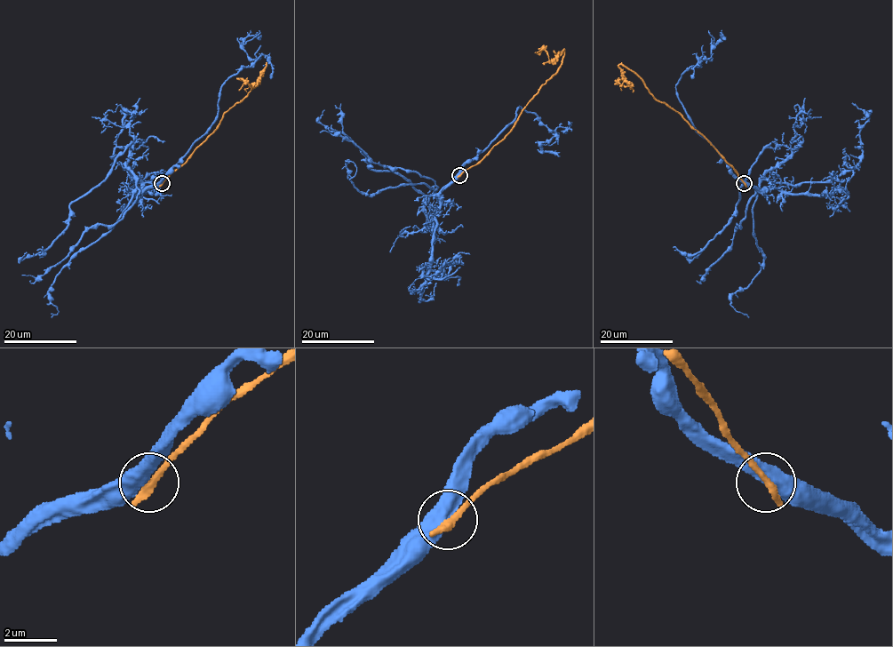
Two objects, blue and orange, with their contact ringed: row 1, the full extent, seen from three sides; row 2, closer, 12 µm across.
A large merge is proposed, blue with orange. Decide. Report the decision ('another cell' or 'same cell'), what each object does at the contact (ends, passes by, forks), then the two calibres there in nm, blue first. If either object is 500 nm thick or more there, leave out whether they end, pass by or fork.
another cell | 550/360 nm

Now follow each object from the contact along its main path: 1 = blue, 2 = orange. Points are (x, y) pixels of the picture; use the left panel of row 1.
1: (161, 183), (142, 189), (126, 167), (131, 142), (69, 205), (68, 225), (21, 259), (26, 252)
2: (162, 183), (211, 133), (226, 112), (250, 91), (267, 65), (260, 78), (250, 86), (236, 77)

